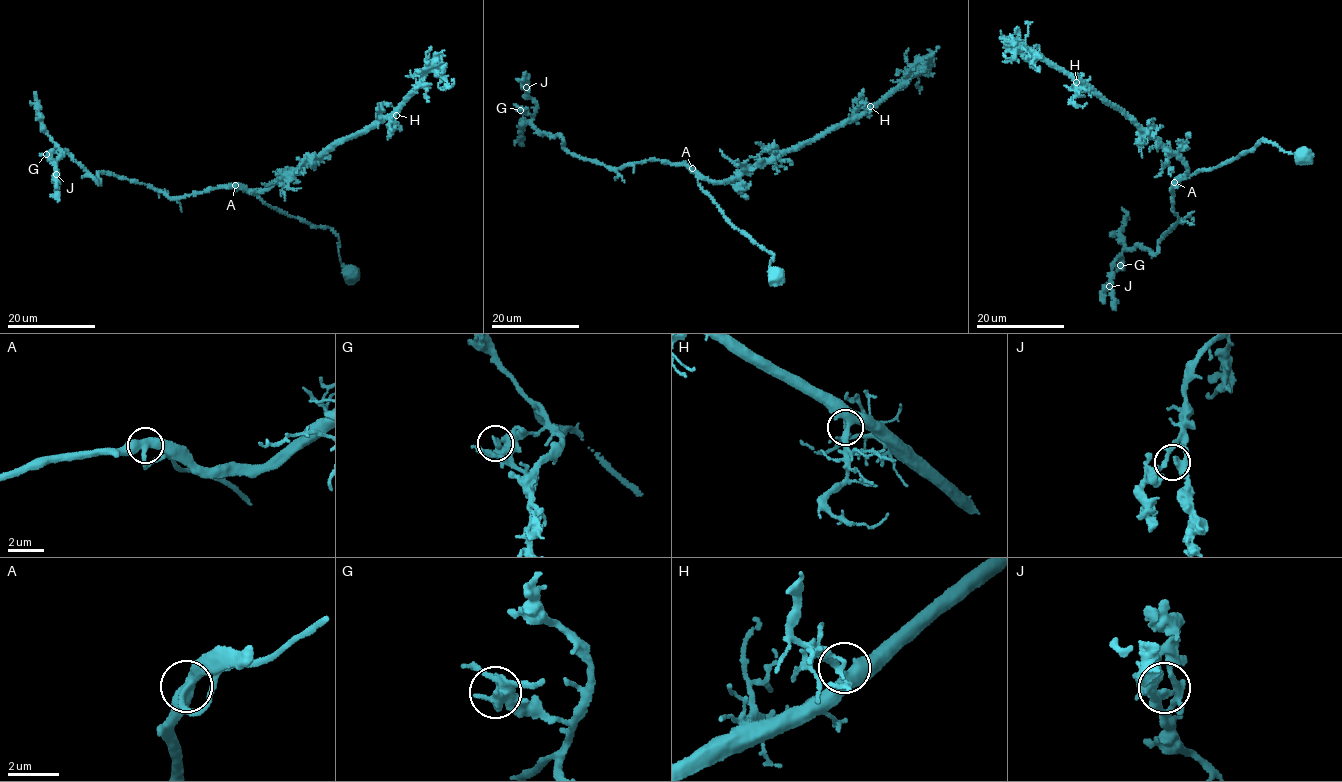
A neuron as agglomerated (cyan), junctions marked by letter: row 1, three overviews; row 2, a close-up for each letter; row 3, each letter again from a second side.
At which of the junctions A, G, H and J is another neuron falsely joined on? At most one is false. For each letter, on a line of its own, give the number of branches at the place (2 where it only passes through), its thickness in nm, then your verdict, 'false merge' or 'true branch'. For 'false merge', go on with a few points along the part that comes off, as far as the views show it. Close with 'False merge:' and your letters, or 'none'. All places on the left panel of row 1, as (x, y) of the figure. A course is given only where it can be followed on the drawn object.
A: 3 | 400 nm | true branch
G: 3 | 340 nm | true branch
H: 3 | 400 nm | true branch
J: 3 | 300 nm | true branch
False merge: none

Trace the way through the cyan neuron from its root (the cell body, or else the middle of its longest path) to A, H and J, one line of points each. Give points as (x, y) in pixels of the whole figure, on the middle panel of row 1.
A: (776, 274), (769, 271), (773, 254), (732, 225), (701, 187), (697, 173), (691, 169)
H: (776, 274), (769, 271), (773, 254), (732, 225), (697, 175), (713, 182), (734, 178), (862, 116), (870, 106)
J: (776, 274), (773, 254), (732, 225), (695, 172), (569, 153), (533, 125), (526, 87)

